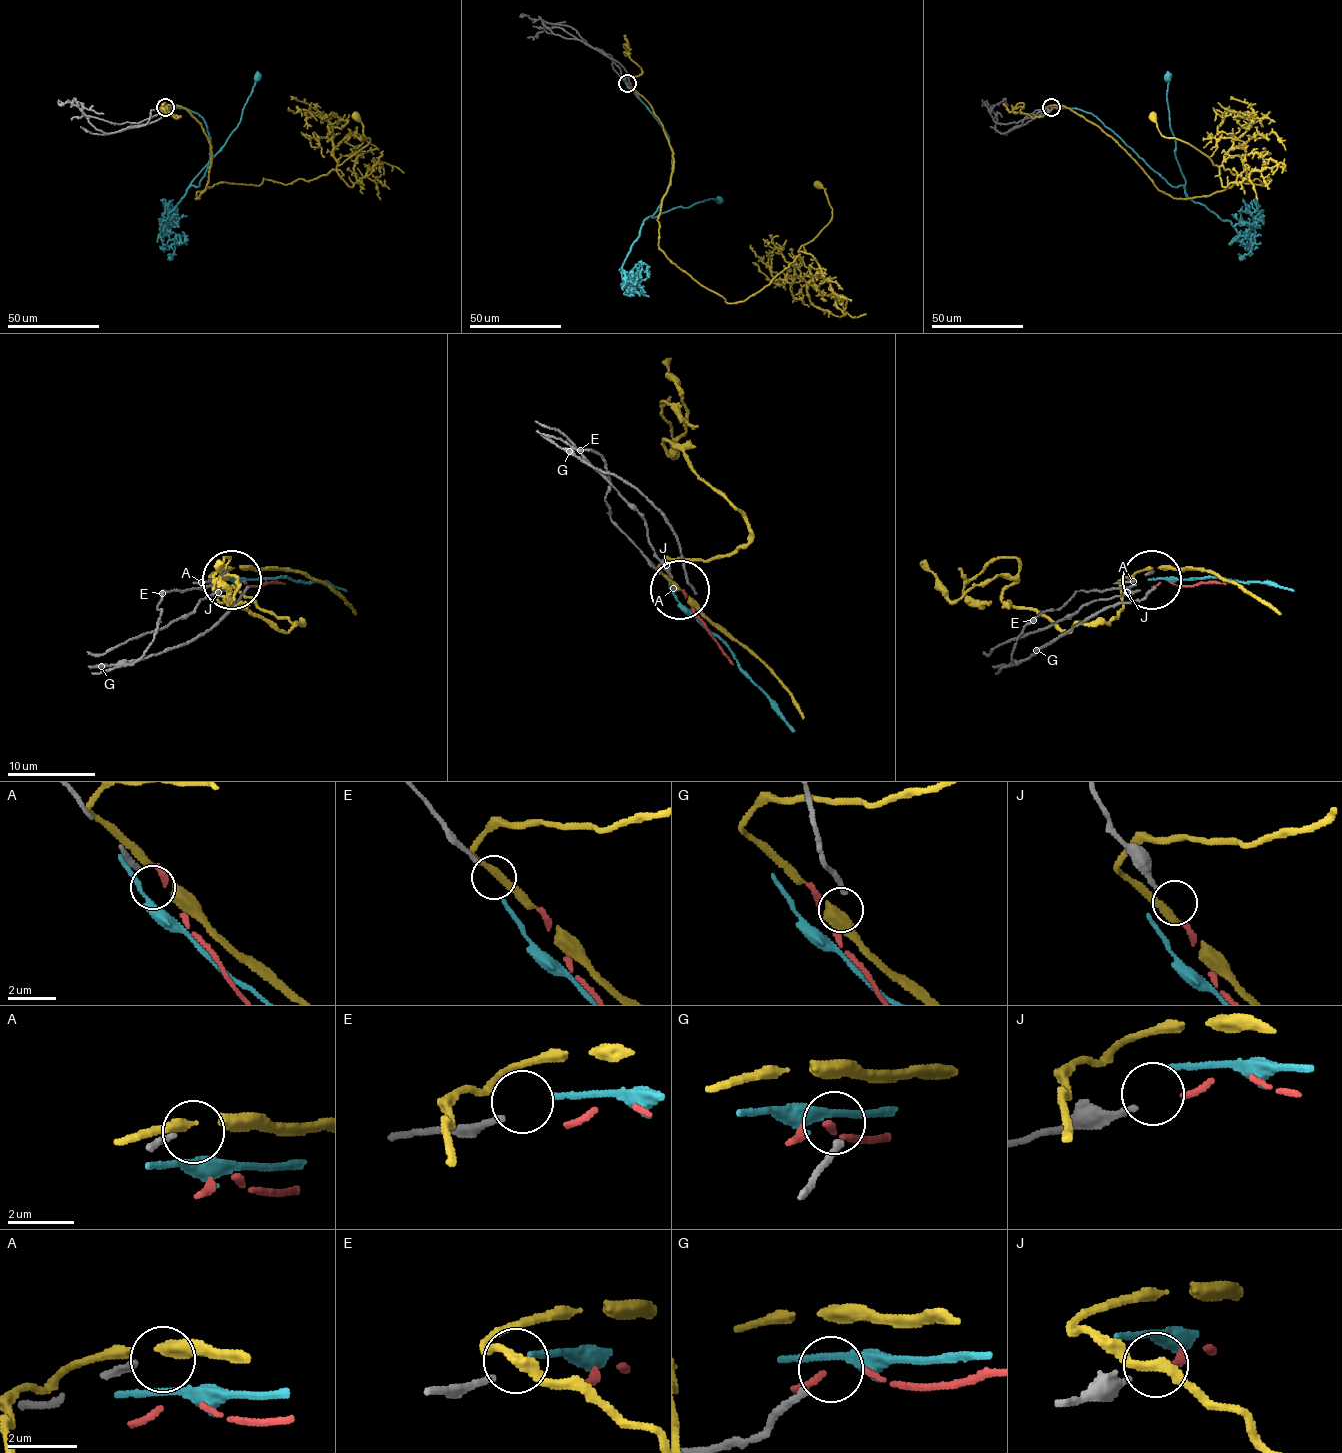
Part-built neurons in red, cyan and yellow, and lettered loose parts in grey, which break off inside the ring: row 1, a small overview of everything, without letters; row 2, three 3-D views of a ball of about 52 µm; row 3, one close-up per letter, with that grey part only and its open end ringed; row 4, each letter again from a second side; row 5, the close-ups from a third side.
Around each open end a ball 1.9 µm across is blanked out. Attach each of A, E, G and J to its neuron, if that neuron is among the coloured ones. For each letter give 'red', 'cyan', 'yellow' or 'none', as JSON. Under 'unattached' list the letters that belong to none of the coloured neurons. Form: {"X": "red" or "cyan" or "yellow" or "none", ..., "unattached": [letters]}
{"A": "none", "E": "cyan", "G": "none", "J": "red", "unattached": ["A", "G"]}

